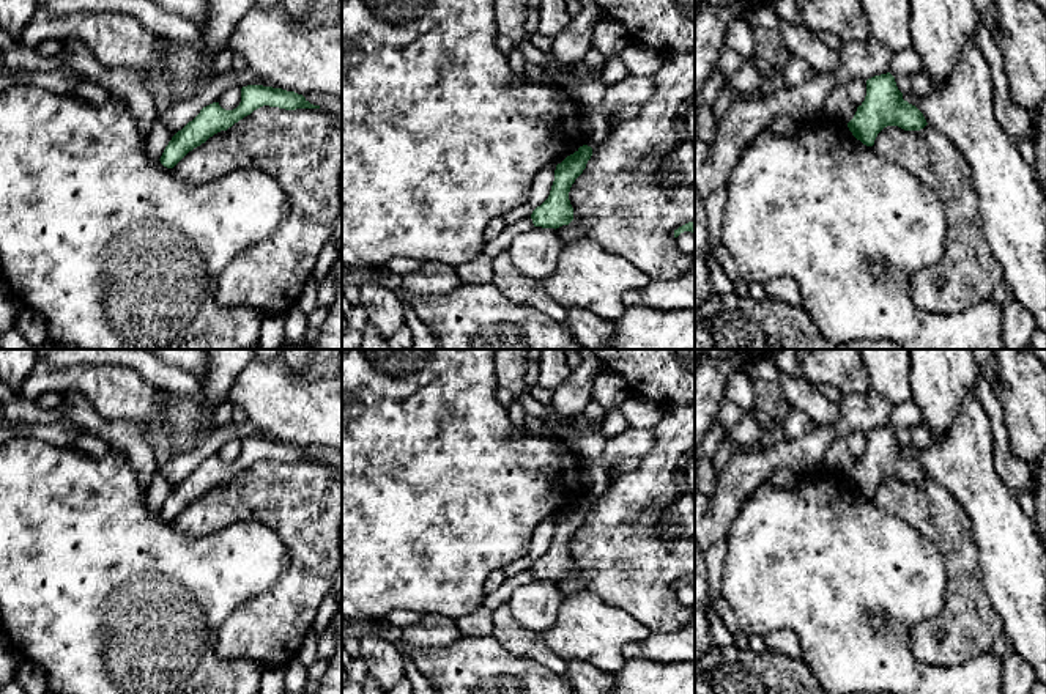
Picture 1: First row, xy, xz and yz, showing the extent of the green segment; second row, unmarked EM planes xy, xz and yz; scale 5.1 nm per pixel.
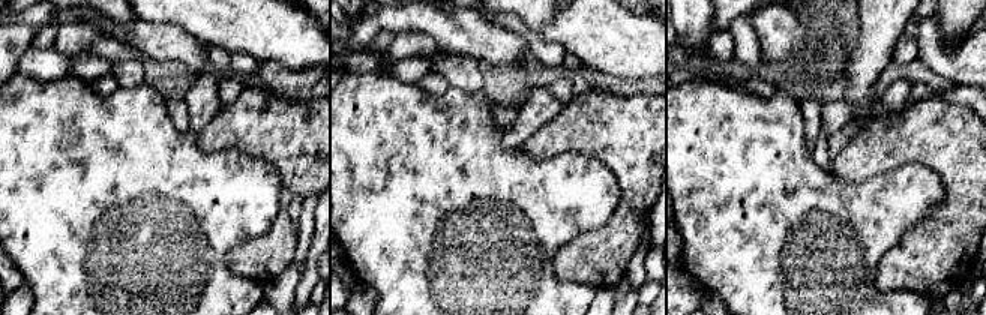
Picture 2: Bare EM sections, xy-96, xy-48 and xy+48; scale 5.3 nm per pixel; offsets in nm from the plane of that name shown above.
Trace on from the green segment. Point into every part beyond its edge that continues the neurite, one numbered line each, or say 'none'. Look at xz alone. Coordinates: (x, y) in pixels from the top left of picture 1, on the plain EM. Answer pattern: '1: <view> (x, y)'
none

